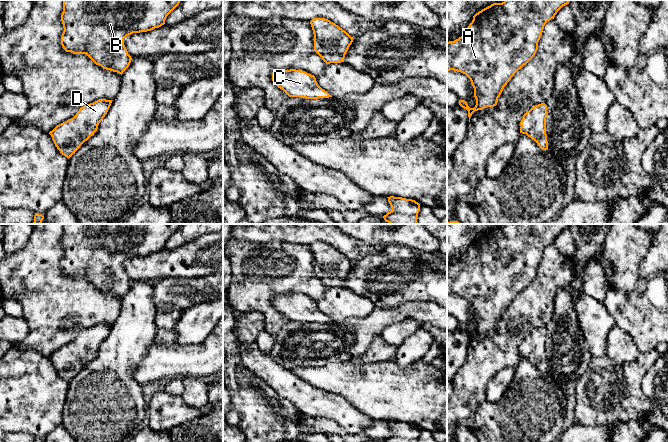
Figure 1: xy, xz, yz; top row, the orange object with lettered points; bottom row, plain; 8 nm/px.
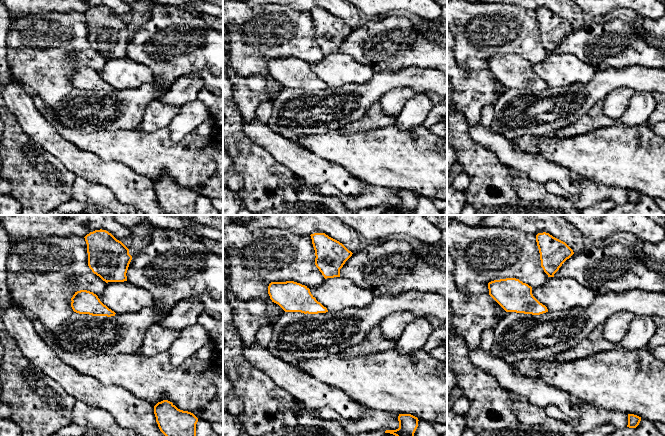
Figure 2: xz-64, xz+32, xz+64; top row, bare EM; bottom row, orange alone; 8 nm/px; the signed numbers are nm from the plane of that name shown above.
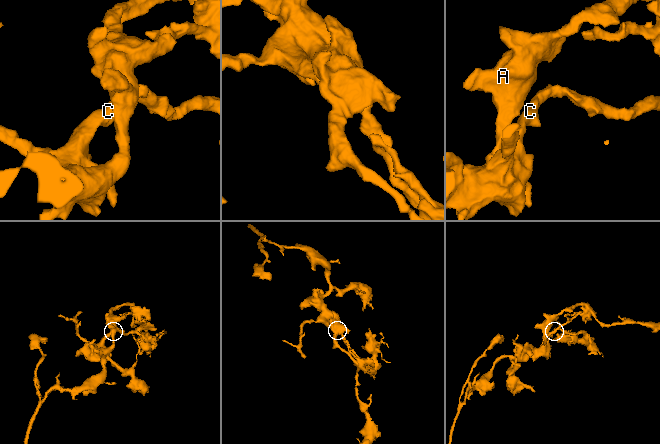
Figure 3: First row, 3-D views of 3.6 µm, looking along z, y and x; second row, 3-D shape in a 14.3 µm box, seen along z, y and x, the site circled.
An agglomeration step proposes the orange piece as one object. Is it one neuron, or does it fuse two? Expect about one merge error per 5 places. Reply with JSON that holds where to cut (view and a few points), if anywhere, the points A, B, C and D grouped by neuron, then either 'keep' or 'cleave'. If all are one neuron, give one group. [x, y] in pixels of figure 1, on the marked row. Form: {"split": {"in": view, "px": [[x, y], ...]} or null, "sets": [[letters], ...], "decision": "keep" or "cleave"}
{"split": null, "sets": [["A", "B", "C", "D"]], "decision": "keep"}

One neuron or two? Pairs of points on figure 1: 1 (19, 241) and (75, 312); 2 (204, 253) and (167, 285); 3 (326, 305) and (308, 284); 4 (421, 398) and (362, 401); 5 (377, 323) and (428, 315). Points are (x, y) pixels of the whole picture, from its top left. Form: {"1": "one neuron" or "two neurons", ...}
{"1": "two neurons", "2": "two neurons", "3": "two neurons", "4": "one neuron", "5": "one neuron"}

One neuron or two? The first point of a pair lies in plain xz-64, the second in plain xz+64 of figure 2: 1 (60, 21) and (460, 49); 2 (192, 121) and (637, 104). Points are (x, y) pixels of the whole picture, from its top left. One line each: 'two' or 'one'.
1: one
2: one

